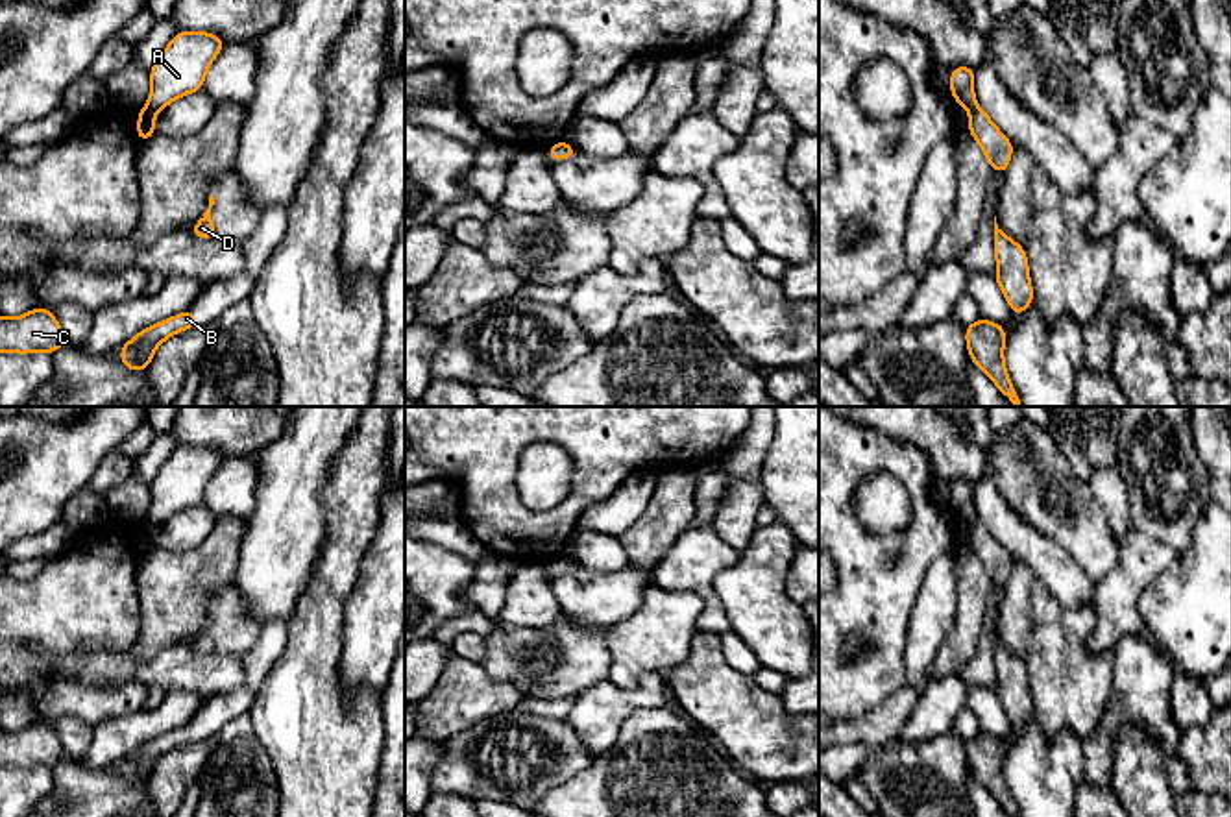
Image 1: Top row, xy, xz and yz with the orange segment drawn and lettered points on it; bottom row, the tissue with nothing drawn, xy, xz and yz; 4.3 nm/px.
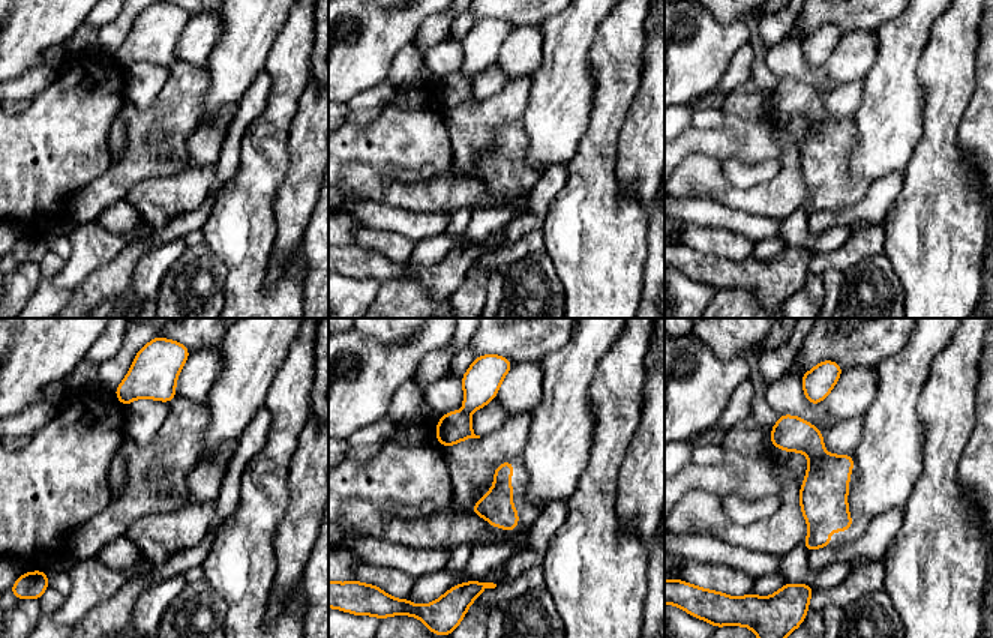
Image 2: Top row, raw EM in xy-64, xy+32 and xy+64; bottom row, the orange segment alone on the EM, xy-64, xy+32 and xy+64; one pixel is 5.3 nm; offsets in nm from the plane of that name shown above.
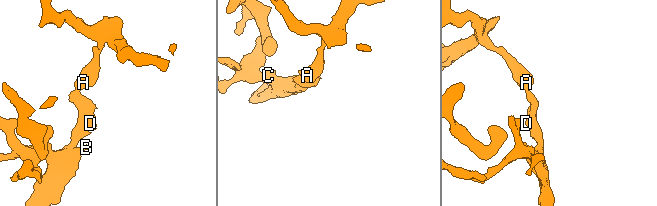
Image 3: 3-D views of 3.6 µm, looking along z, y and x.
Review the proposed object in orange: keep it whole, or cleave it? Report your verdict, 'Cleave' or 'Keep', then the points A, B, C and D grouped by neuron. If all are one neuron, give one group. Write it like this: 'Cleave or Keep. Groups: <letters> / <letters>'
Cleave. Groups: A / B C D

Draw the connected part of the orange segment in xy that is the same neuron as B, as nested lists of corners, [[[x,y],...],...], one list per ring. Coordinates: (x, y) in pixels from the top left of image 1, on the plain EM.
[[[190,723],[159,738],[152,738],[148,743],[135,749],[128,758],[118,762],[120,774],[131,786],[148,784],[159,758],[163,758],[168,750],[179,745],[196,743],[196,741],[198,736],[190,726]]]

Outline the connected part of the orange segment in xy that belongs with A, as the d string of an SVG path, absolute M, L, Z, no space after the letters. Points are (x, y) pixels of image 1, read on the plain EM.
M177 445L150 482L148 521L161 525L174 514L198 506L203 492L225 460L222 451L205 445Z

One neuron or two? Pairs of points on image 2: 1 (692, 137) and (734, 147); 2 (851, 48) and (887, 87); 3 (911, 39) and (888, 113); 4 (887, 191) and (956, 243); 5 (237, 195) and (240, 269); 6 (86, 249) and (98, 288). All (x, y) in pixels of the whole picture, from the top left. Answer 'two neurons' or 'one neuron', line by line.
1: one neuron
2: two neurons
3: one neuron
4: two neurons
5: one neuron
6: two neurons

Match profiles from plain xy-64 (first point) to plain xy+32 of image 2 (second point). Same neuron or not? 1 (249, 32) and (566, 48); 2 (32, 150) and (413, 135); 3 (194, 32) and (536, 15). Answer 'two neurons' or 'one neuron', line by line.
1: one neuron
2: one neuron
3: two neurons

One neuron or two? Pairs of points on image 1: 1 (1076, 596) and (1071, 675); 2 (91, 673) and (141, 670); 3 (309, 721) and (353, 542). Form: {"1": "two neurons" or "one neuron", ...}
{"1": "two neurons", "2": "one neuron", "3": "one neuron"}

